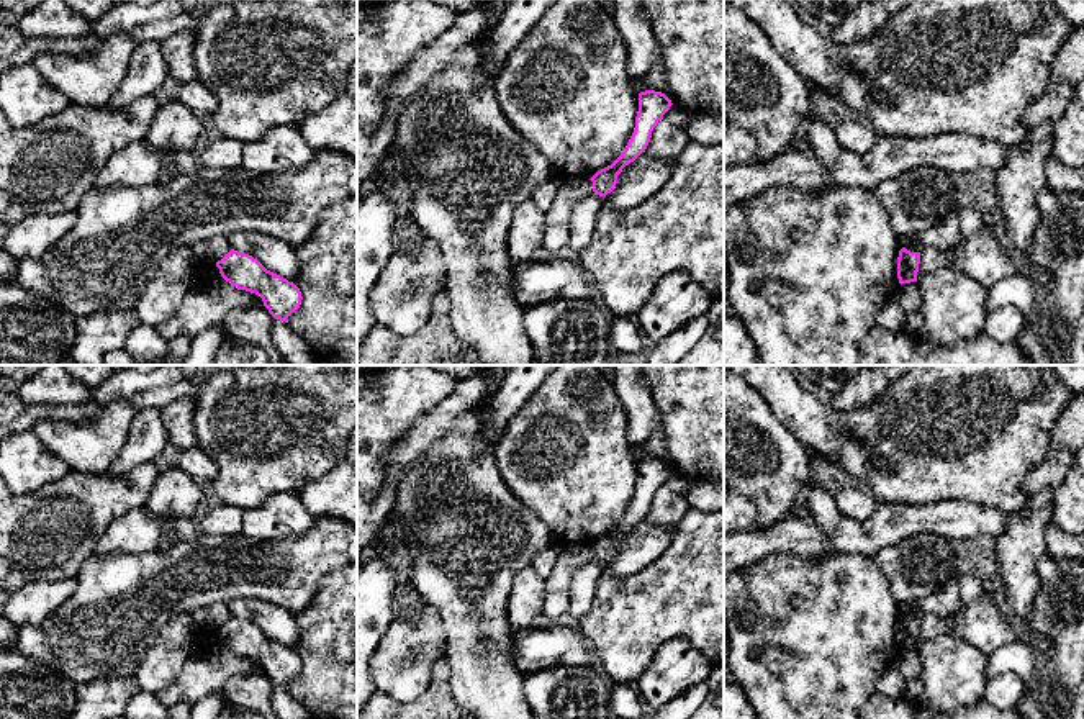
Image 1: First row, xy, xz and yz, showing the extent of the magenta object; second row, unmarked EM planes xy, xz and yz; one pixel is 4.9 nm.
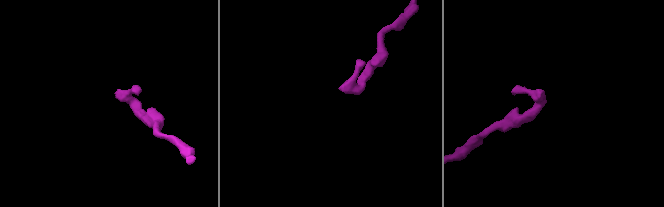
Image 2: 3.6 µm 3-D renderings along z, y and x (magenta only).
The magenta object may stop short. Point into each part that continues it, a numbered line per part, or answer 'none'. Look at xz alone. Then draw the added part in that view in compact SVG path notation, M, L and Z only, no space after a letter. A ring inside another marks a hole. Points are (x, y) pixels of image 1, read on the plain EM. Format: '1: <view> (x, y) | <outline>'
none

